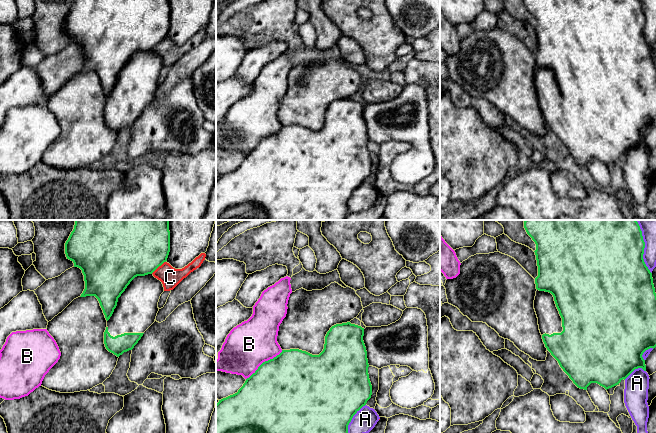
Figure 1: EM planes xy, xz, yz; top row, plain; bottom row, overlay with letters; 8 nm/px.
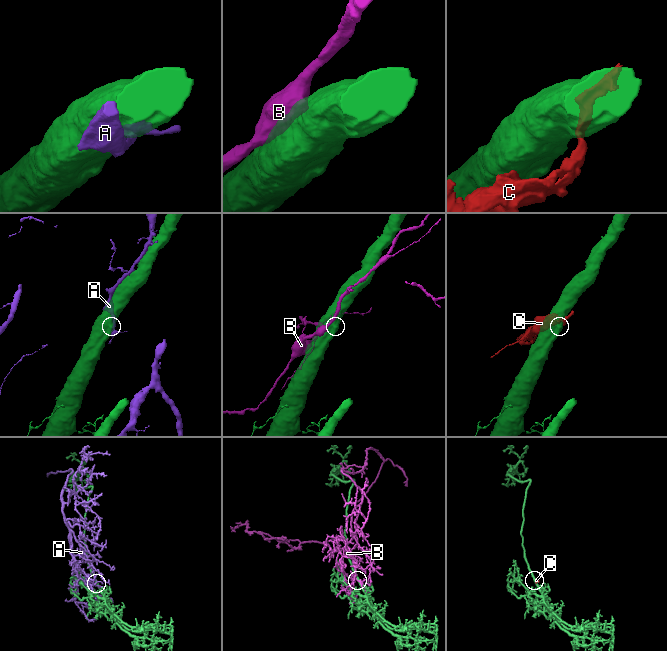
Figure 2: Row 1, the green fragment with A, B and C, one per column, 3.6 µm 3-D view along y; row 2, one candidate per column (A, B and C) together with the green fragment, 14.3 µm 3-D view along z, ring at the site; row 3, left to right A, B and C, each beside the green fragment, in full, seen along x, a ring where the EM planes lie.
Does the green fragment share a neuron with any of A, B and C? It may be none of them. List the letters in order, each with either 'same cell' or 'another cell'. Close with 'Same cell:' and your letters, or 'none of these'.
A: another cell
B: another cell
C: another cell
Same cell: none of these

